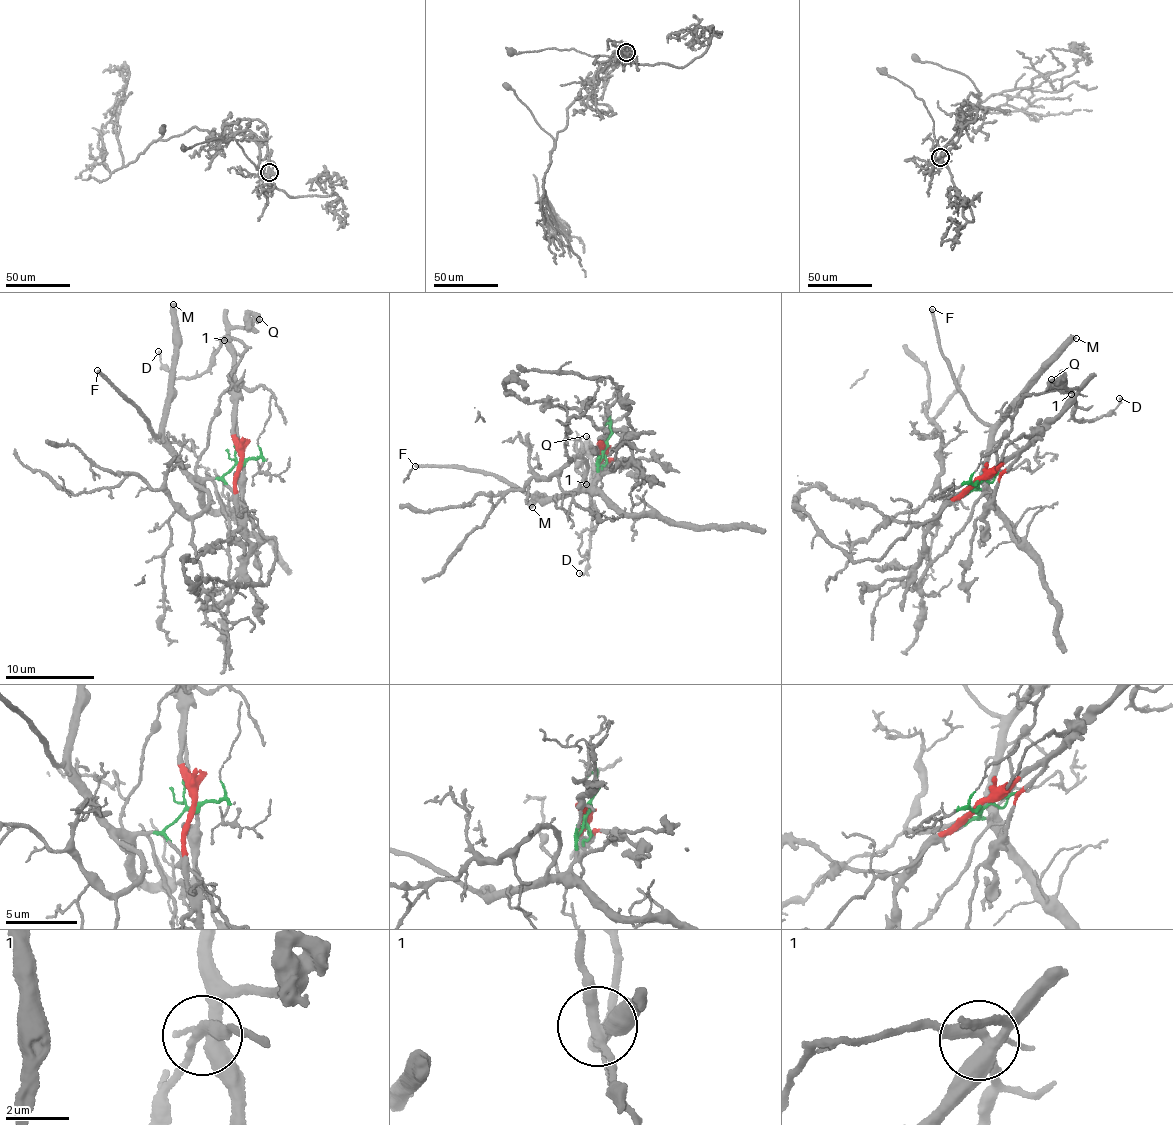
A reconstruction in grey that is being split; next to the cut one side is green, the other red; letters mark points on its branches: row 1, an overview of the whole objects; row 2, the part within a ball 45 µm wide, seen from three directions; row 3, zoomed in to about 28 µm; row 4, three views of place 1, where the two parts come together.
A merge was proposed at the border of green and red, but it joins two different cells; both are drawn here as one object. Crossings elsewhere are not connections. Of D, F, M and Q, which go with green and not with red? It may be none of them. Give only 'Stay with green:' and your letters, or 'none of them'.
Stay with green: D, F, M

